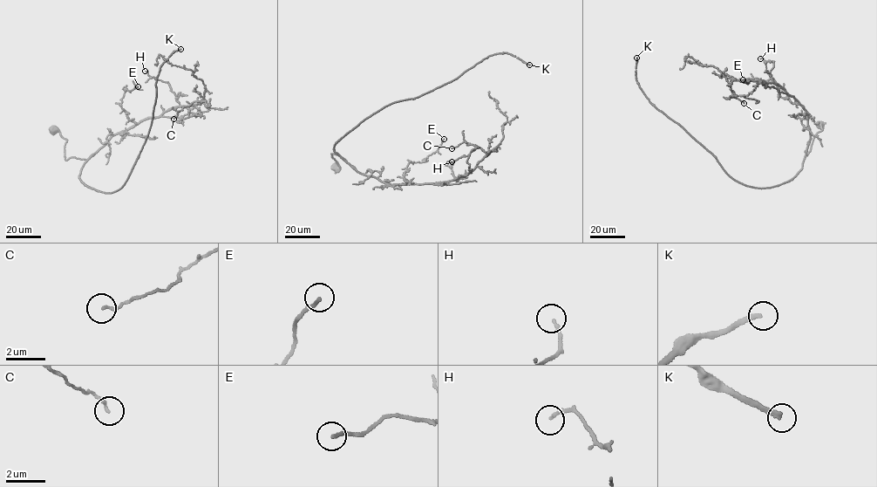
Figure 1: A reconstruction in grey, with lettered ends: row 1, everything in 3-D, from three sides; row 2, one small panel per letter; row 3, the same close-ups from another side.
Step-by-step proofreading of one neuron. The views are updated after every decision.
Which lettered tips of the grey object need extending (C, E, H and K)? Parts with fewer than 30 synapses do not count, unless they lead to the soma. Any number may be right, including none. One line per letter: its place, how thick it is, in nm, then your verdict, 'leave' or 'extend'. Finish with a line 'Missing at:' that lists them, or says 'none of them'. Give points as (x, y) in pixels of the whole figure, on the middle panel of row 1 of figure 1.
C: at (452, 148); 110 nm thick; leave
E: at (444, 139); 180 nm thick; leave
H: at (452, 161); 140 nm thick; leave
K: at (529, 65); 240 nm thick; extend
Missing at: K

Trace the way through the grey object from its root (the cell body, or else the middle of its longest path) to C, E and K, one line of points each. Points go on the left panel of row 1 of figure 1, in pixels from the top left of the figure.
C: (53, 129), (67, 140), (66, 160), (86, 160), (109, 138), (140, 121), (205, 100), (184, 106), (173, 119)
E: (53, 129), (67, 140), (66, 160), (86, 160), (109, 138), (137, 124), (121, 105), (126, 90), (138, 86)
K: (53, 129), (67, 140), (66, 160), (86, 160), (82, 181), (118, 189), (147, 135), (159, 66), (180, 49)

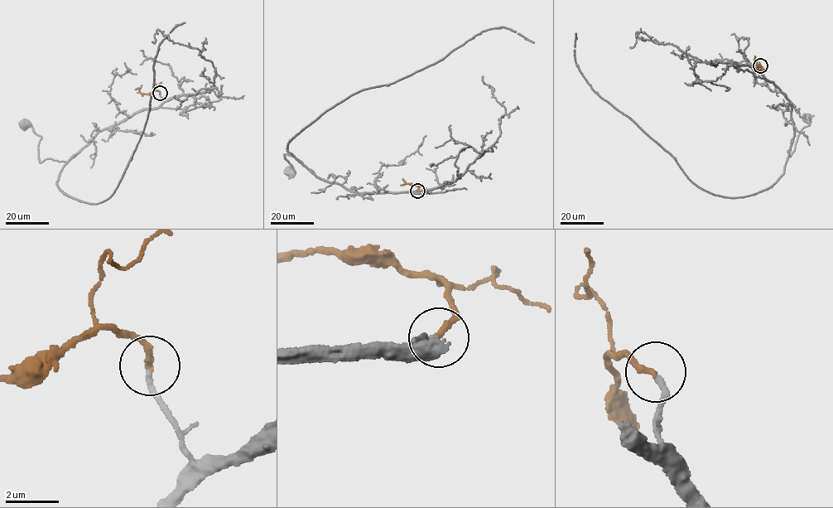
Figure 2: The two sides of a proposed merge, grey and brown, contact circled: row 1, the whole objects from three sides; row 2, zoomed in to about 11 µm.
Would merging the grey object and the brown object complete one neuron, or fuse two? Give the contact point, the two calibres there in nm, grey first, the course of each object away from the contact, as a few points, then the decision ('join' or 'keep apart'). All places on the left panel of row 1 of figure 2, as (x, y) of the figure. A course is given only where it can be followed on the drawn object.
at (160, 93); 200 nm thick on the grey side, 240 nm on the other; grey runs (160, 93), (162, 101), (157, 107), (135, 112), (103, 128), (65, 162), (40, 162), (41, 138), (25, 123); brown runs (160, 93), (156, 90), (142, 94), (139, 88), (135, 89); join

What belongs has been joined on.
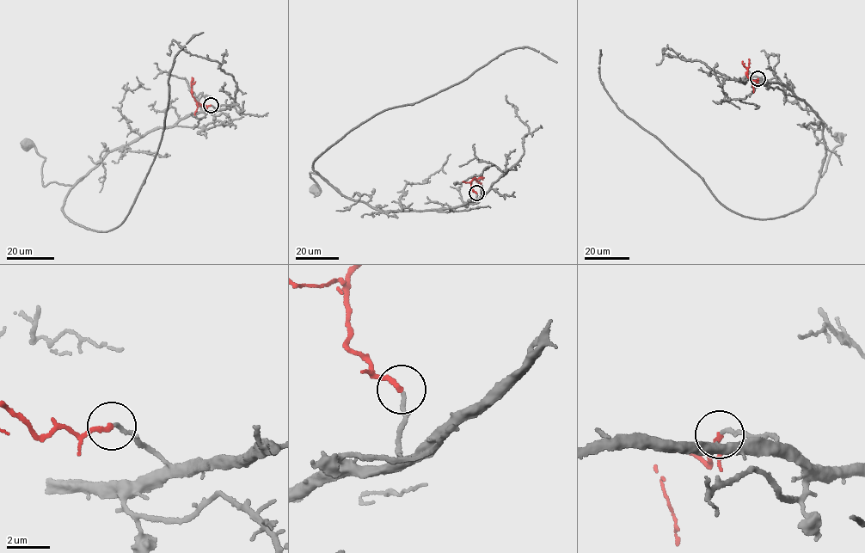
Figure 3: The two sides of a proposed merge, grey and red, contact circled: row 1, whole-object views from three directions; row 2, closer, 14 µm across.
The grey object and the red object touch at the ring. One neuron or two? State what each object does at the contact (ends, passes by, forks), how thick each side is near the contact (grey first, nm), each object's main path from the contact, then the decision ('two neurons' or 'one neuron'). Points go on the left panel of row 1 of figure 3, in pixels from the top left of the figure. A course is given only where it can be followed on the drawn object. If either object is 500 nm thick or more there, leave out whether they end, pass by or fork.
grey ends; red ends; calibres 170 and 240 nm; course grey (211, 105), (216, 111), (191, 114), (113, 149), (72, 186), (44, 186), (46, 159), (27, 144); course red (211, 105), (203, 106), (192, 96), (192, 76); one neuron

